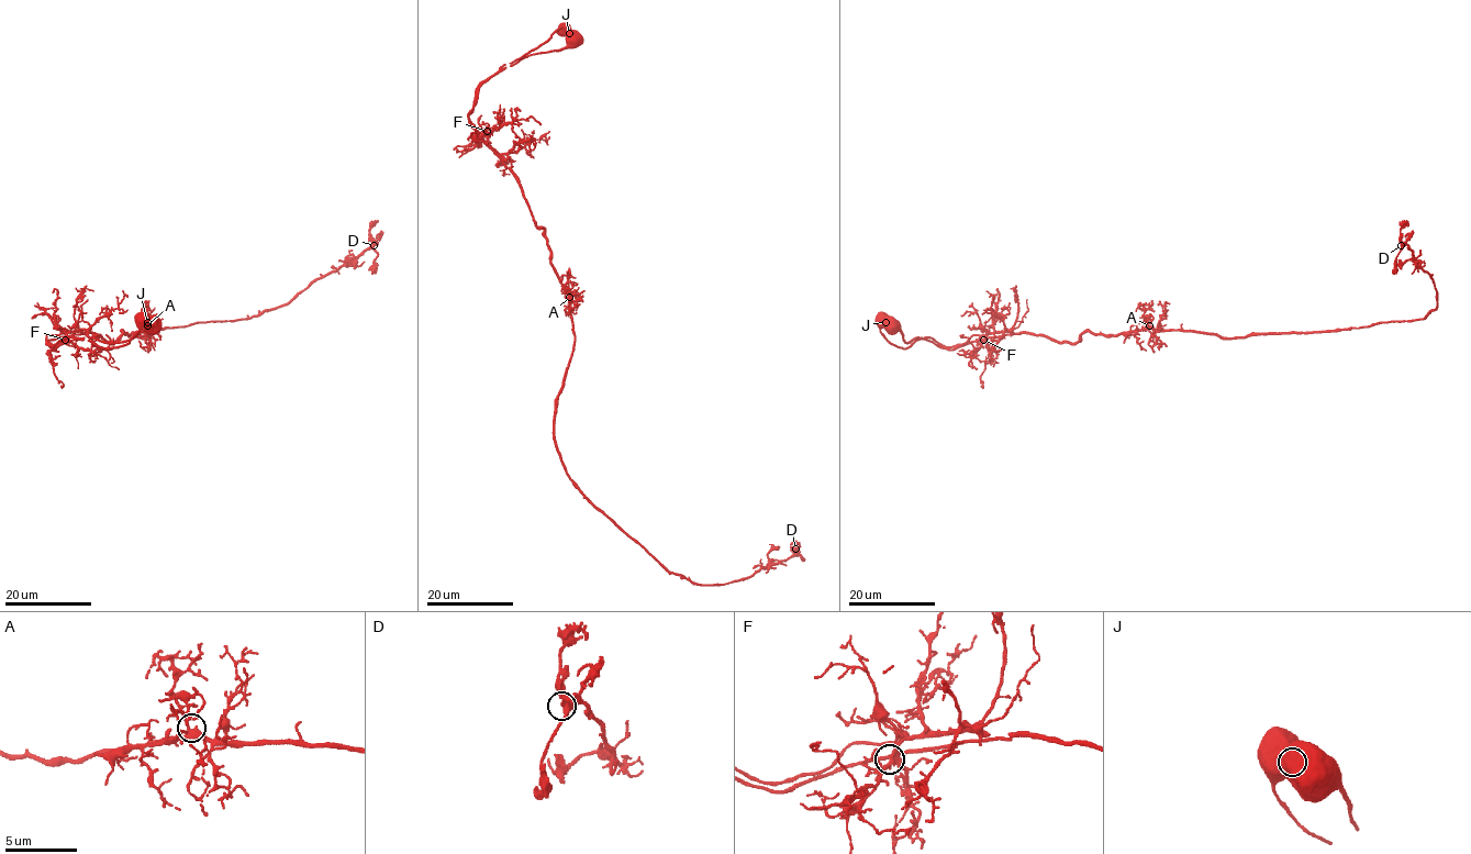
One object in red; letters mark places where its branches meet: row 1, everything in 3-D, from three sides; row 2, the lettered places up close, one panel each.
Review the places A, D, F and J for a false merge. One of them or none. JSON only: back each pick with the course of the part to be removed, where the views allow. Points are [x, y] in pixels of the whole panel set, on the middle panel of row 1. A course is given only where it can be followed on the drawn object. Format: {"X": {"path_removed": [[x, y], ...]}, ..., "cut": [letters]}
{"J": {"path_removed": [[569, 33], [568, 44], [561, 48], [528, 54], [479, 88], [468, 114], [469, 124], [506, 168]]}, "cut": ["J"]}

